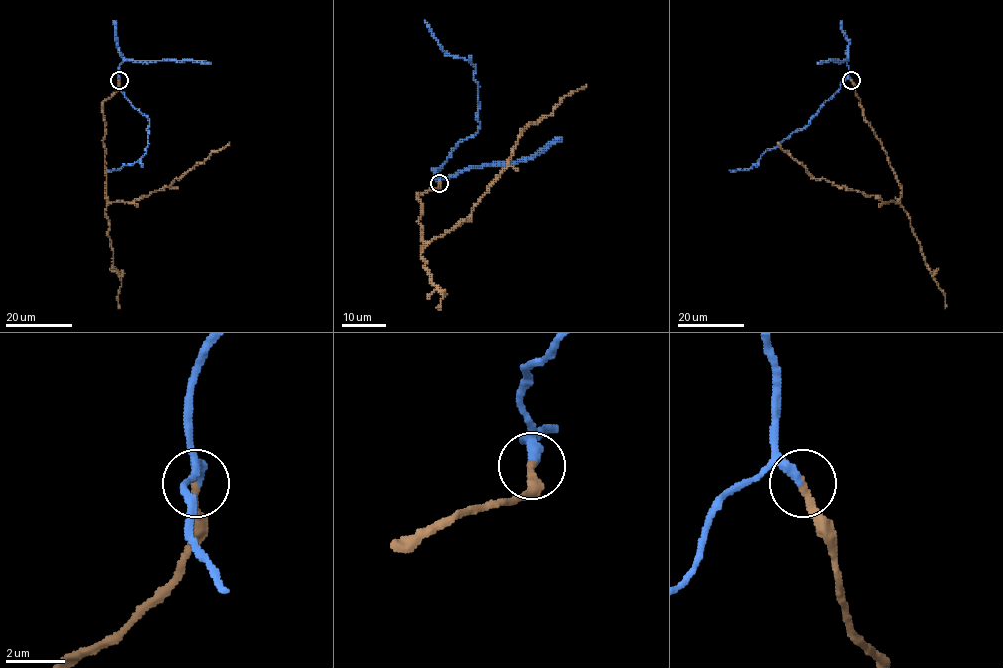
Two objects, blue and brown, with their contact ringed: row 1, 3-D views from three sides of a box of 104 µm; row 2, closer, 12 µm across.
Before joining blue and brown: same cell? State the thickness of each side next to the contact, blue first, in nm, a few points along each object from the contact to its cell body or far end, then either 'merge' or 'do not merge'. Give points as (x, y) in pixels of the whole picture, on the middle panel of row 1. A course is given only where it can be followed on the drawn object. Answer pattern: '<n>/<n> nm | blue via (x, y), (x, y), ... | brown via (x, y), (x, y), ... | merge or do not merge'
340/280 nm | blue via (440, 183), (438, 172), (451, 151), (479, 128), (478, 85), (476, 68), (449, 55), (424, 21) | brown via (440, 183), (417, 194), (422, 250), (465, 219), (507, 165), (519, 134), (586, 85) | merge

